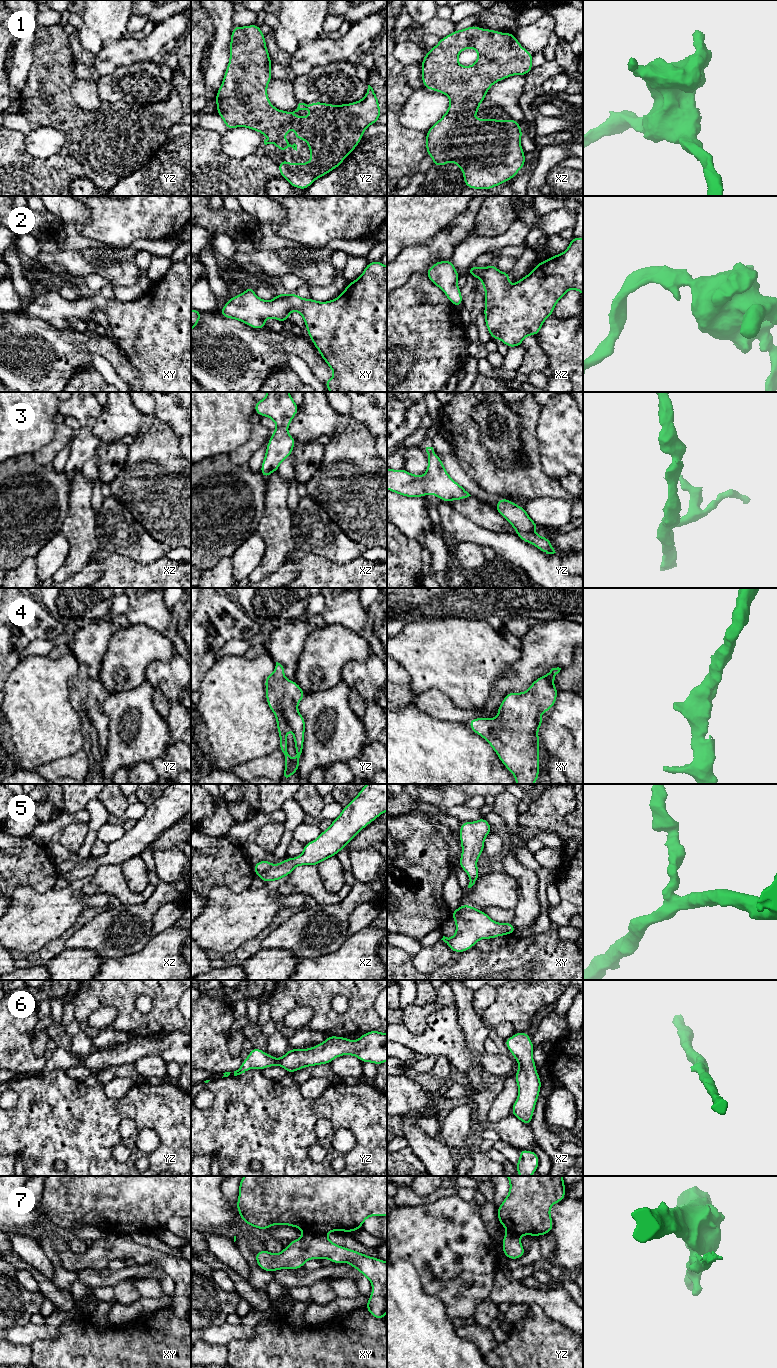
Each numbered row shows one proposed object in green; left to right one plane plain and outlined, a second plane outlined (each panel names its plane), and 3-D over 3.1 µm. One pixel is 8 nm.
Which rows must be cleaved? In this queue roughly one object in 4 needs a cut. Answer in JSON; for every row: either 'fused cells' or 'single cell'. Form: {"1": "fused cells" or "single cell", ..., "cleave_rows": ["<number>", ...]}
{"1": "single cell", "2": "single cell", "3": "single cell", "4": "single cell", "5": "fused cells", "6": "single cell", "7": "fused cells", "cleave_rows": ["5", "7"]}

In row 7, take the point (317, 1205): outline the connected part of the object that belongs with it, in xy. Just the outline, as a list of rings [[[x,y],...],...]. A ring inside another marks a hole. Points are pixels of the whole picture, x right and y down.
[[[244,1176],[239,1183],[237,1210],[252,1227],[268,1230],[271,1225],[300,1228],[304,1234],[361,1229],[370,1216],[387,1216],[387,1176]]]

